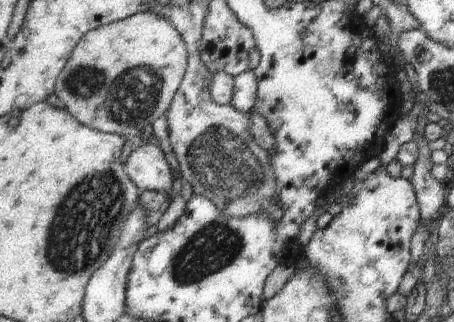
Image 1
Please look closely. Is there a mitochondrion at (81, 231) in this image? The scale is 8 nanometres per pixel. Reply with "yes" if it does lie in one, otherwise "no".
yes

